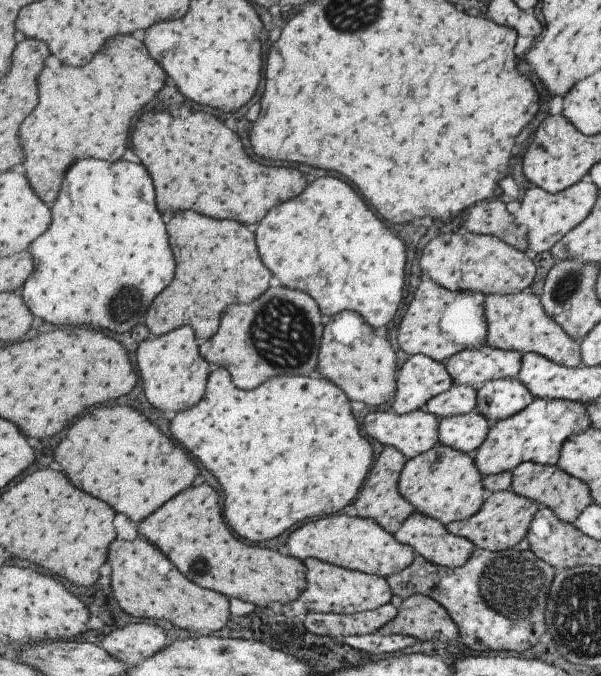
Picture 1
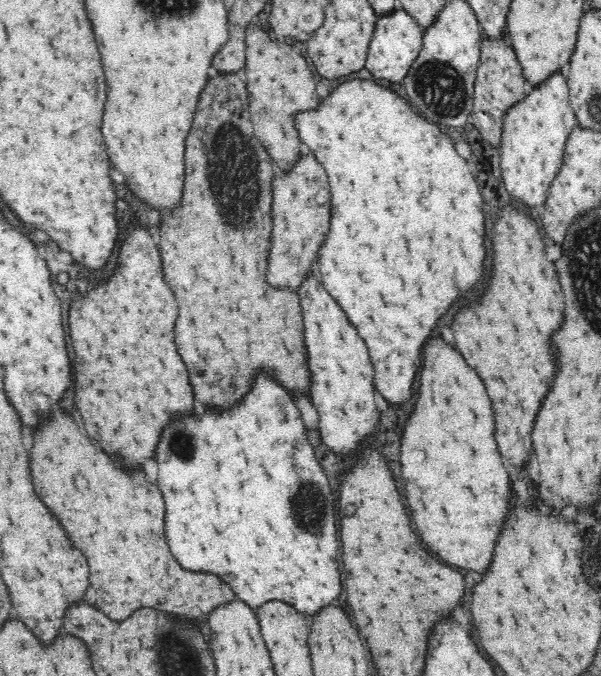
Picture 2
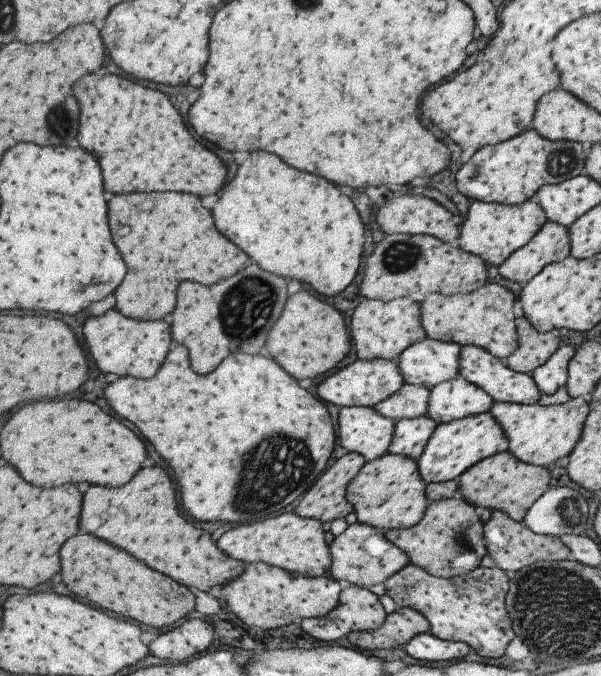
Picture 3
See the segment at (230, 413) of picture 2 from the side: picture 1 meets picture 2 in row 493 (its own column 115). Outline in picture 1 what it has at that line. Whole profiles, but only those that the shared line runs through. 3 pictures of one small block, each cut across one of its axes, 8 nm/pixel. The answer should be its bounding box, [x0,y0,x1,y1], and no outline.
[21,158,175,332]

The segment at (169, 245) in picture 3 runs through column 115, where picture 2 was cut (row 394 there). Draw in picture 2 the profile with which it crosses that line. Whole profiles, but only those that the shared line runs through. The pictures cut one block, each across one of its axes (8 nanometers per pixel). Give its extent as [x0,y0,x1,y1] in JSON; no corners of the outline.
[160,72,310,408]

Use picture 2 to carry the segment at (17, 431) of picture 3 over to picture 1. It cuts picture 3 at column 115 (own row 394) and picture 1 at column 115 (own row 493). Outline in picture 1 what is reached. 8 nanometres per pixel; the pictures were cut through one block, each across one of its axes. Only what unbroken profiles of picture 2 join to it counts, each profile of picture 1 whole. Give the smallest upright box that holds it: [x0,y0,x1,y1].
[55,406,199,522]

